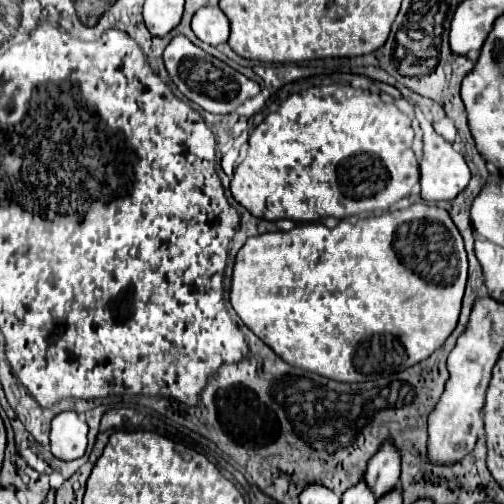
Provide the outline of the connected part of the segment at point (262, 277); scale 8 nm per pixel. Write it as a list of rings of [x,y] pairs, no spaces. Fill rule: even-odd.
[[[420,202],[420,204],[412,204],[406,210],[394,210],[382,216],[360,218],[356,224],[350,224],[348,220],[338,222],[334,228],[328,228],[324,224],[302,224],[292,228],[290,232],[268,232],[268,234],[248,238],[236,256],[230,302],[236,314],[242,318],[242,322],[260,340],[264,340],[264,344],[268,344],[284,362],[296,368],[310,370],[324,378],[332,378],[336,382],[364,382],[364,380],[378,380],[380,376],[390,376],[394,372],[402,372],[426,360],[434,350],[438,350],[444,344],[444,340],[456,328],[456,322],[460,316],[466,274],[468,274],[468,260],[466,260],[464,242],[456,224],[452,222],[446,210]]]

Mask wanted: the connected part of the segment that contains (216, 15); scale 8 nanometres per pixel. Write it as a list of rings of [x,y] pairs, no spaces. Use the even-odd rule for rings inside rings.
[[[204,6],[204,8],[200,8],[194,14],[194,18],[192,18],[192,30],[194,30],[194,34],[202,42],[218,46],[218,44],[228,42],[230,22],[228,22],[226,14],[220,8]]]

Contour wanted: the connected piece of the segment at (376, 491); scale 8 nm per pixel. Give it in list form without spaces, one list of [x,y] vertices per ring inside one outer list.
[[[386,442],[378,450],[378,454],[368,462],[364,480],[372,490],[374,498],[382,498],[384,494],[396,488],[398,478],[400,478],[400,454],[390,442]]]

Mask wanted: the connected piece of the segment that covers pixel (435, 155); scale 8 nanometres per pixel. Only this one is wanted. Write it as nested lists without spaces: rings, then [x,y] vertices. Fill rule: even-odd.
[[[416,110],[416,118],[420,120],[420,126],[424,130],[424,158],[420,162],[420,184],[422,184],[422,198],[426,202],[438,202],[438,200],[454,200],[470,182],[470,168],[466,166],[460,152],[454,150],[454,146],[444,140],[440,134],[434,132],[432,124],[424,118],[420,110]]]

